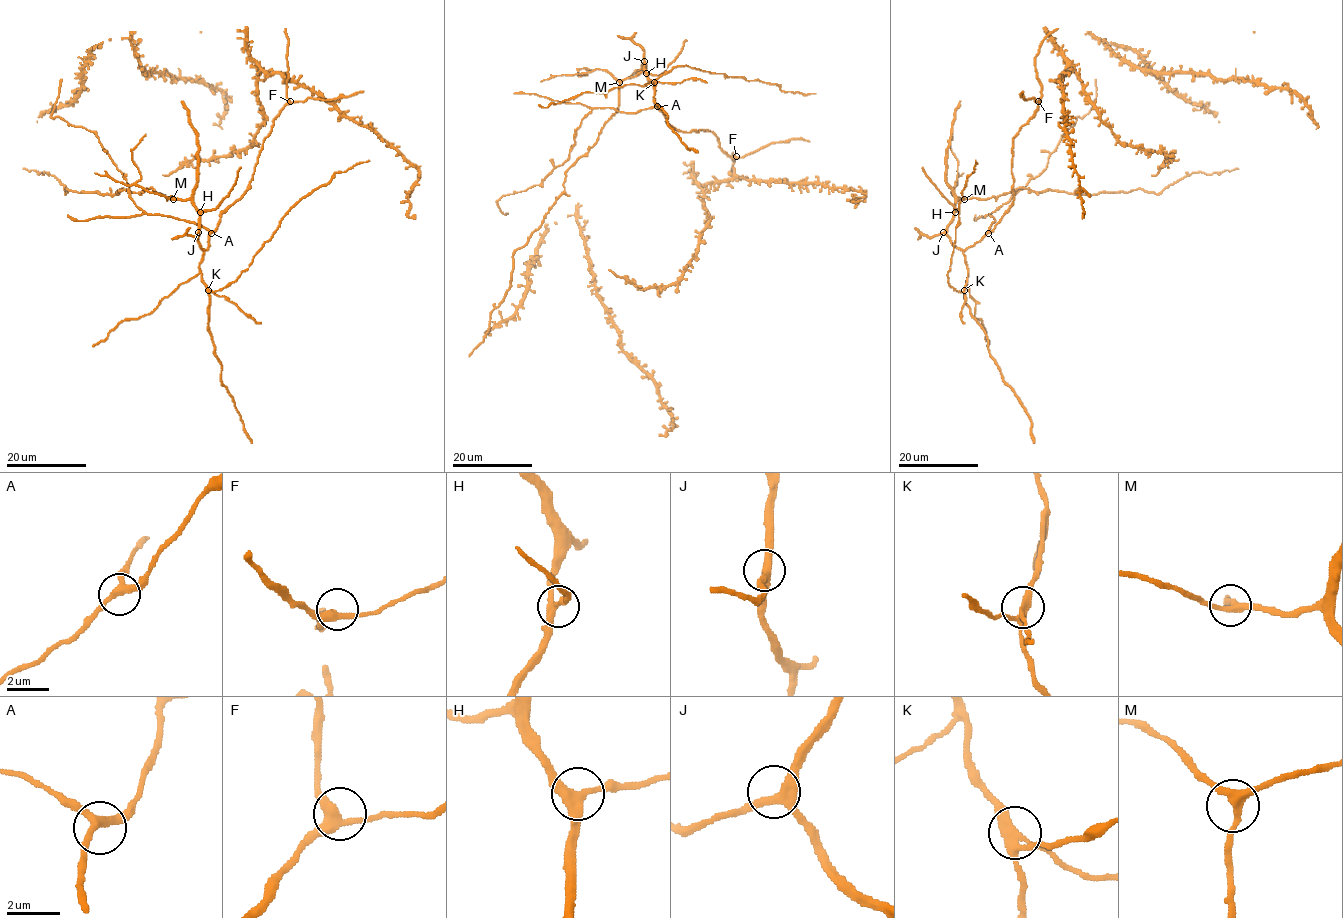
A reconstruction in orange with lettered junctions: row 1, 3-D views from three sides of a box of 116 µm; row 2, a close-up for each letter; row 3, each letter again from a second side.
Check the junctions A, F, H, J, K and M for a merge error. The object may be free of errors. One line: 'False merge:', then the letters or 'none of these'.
False merge: K

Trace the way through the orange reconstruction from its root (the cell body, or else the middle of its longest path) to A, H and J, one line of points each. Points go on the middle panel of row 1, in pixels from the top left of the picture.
A: (581, 120), (598, 107), (638, 112), (657, 106)
H: (581, 120), (598, 107), (624, 112), (654, 107), (655, 88), (644, 64), (646, 73)
J: (581, 120), (598, 107), (624, 112), (654, 107), (655, 88), (644, 69), (644, 61)

